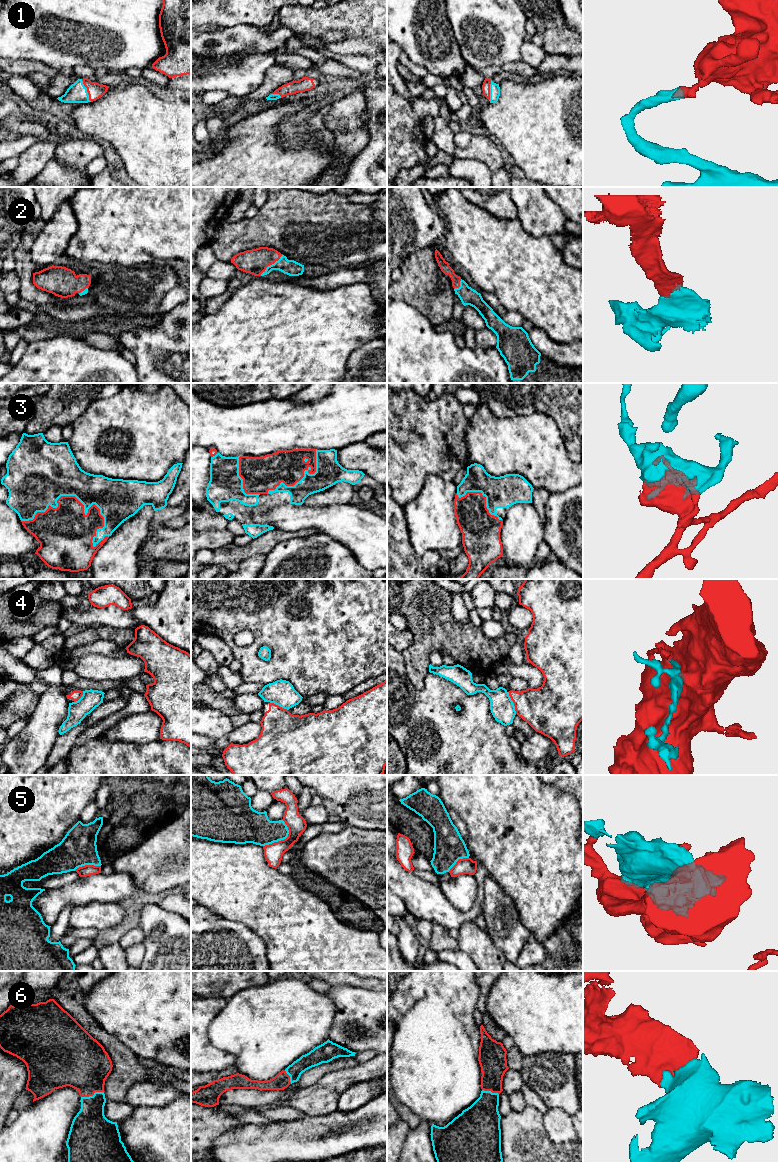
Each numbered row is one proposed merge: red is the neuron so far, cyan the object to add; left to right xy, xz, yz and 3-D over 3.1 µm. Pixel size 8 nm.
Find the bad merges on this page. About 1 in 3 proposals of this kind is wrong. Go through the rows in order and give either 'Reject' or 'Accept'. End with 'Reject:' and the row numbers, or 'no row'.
1: Accept
2: Accept
3: Accept
4: Reject
5: Reject
6: Accept
Reject: 4, 5

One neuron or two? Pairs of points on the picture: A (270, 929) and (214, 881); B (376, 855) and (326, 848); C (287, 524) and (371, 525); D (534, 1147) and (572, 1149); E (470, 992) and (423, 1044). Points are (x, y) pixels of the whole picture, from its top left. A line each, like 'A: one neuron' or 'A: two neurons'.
A: one neuron
B: one neuron
C: one neuron
D: one neuron
E: two neurons

